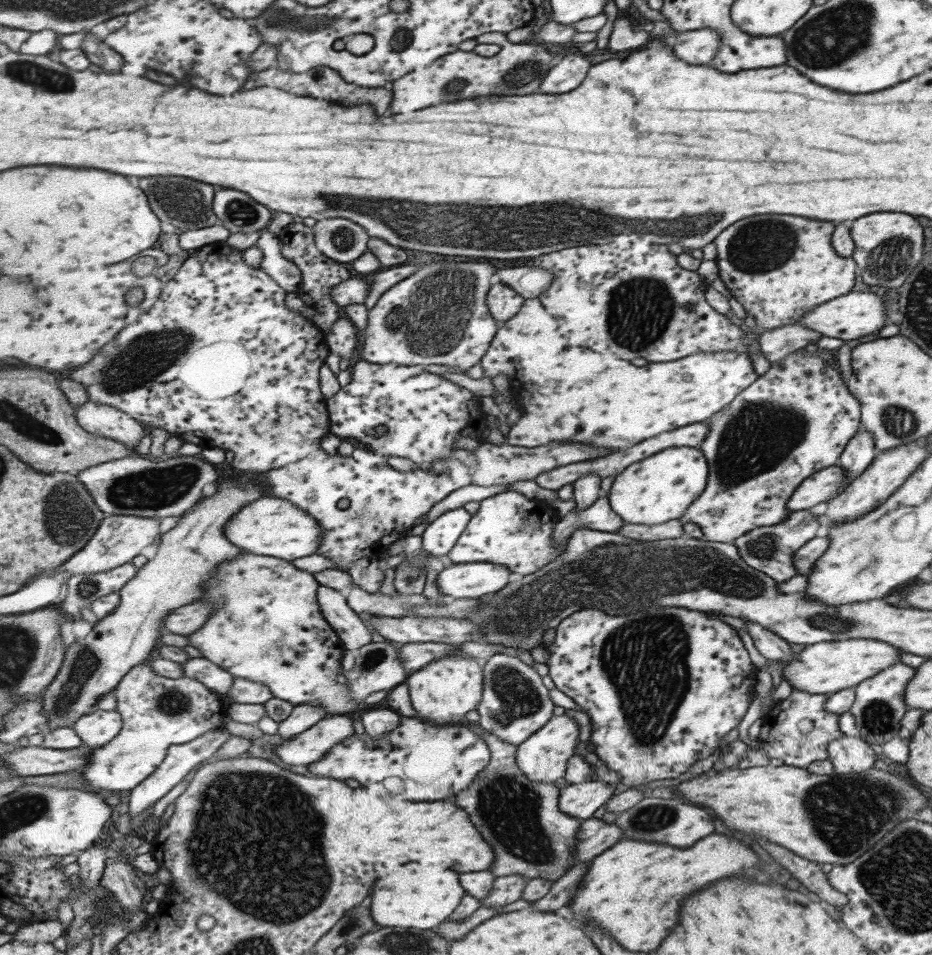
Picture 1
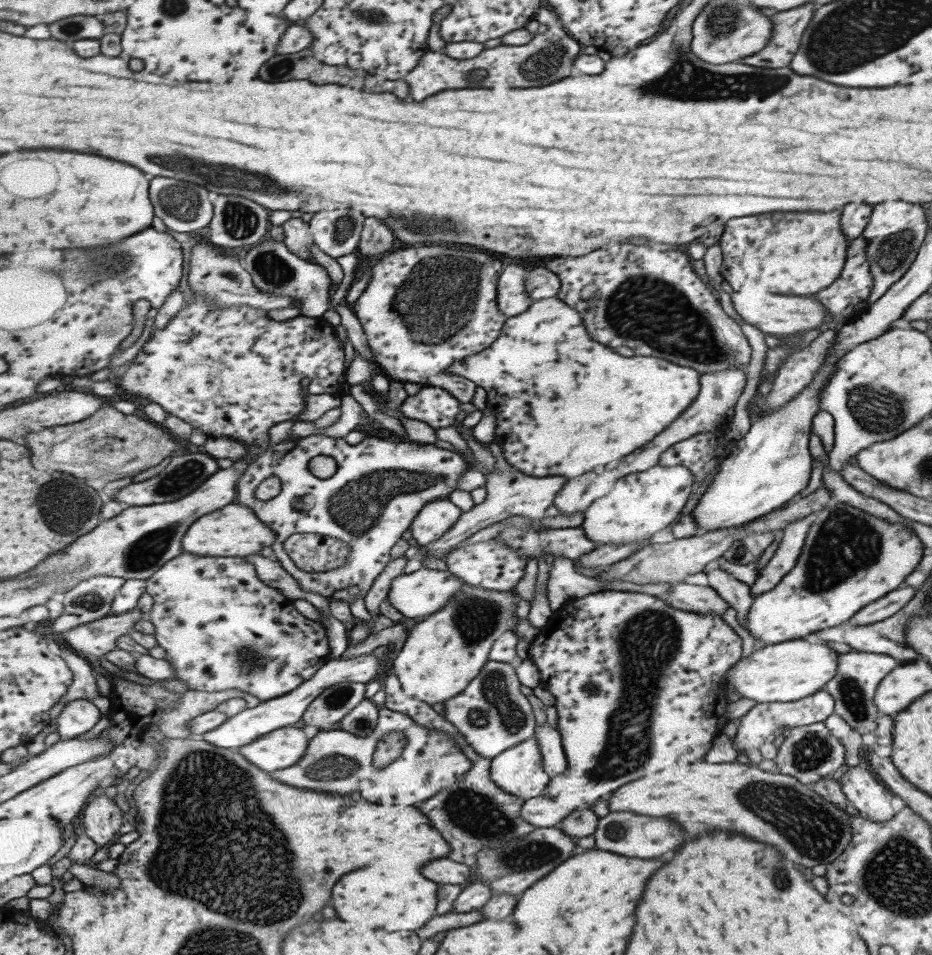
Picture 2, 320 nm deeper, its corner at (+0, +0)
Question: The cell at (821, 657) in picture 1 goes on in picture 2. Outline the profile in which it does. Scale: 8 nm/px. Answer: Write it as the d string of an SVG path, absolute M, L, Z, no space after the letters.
M805 638L786 640L765 645L746 658L740 658L732 664L724 679L739 696L751 698L757 703L791 702L819 691L828 682L835 674L837 655L823 641L810 643Z

